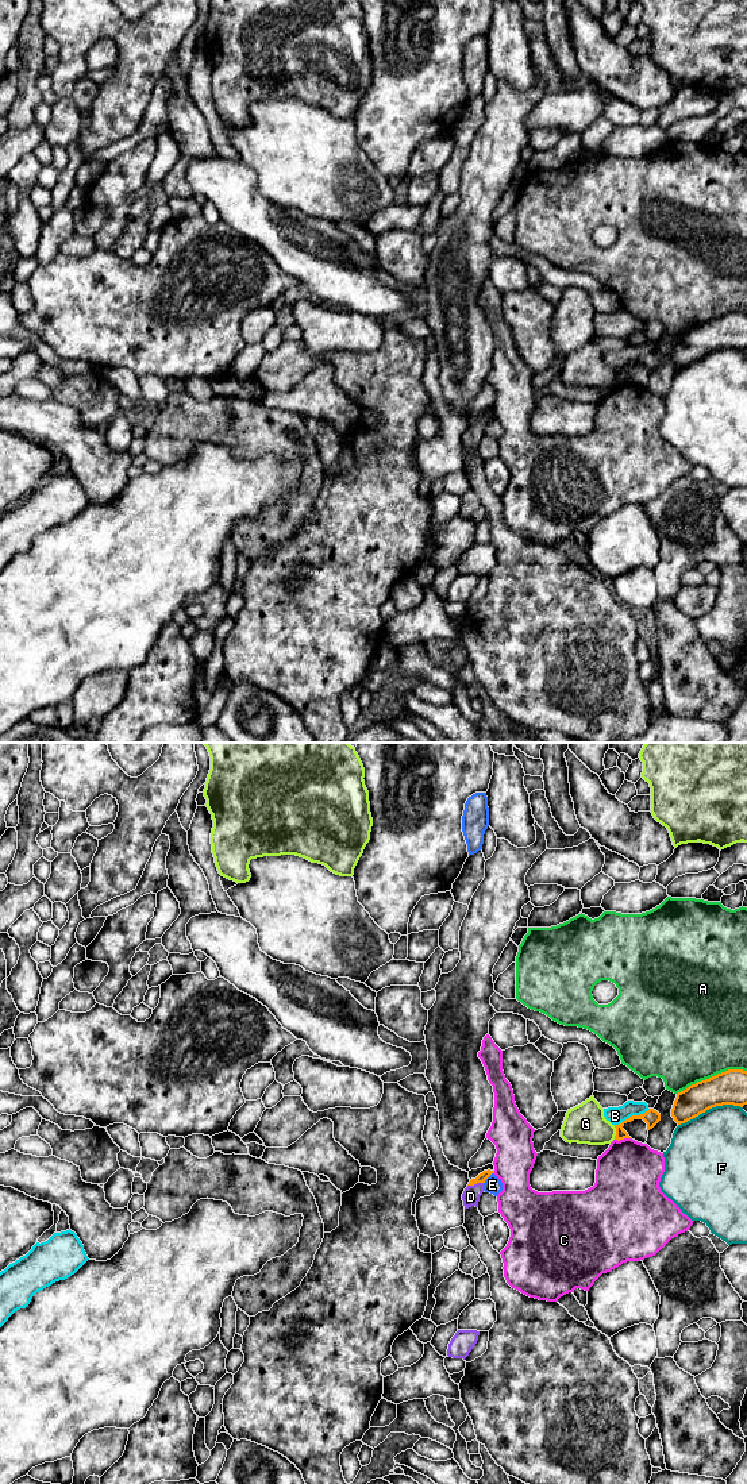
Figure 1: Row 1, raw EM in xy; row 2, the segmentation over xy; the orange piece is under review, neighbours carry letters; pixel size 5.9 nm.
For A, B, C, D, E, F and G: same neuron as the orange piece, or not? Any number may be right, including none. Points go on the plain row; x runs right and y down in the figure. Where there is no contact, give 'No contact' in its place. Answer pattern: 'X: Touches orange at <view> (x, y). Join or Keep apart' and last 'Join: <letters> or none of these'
A: Touches orange at xy (712, 320). Keep apart
B: Touches orange at xy (632, 359). Keep apart
C: Touches orange at xy (622, 382). Keep apart
D: Touches orange at xy (474, 427). Join
E: Touches orange at xy (488, 420). Keep apart
F: Touches orange at xy (709, 351). Keep apart
G: Touches orange at xy (616, 377). Keep apart
Join: D

